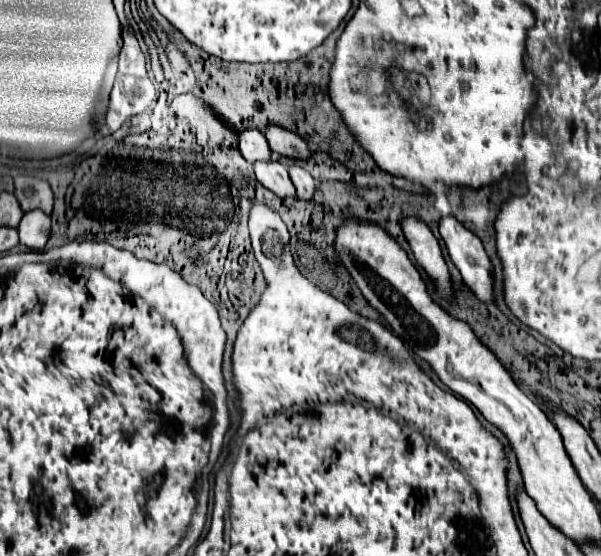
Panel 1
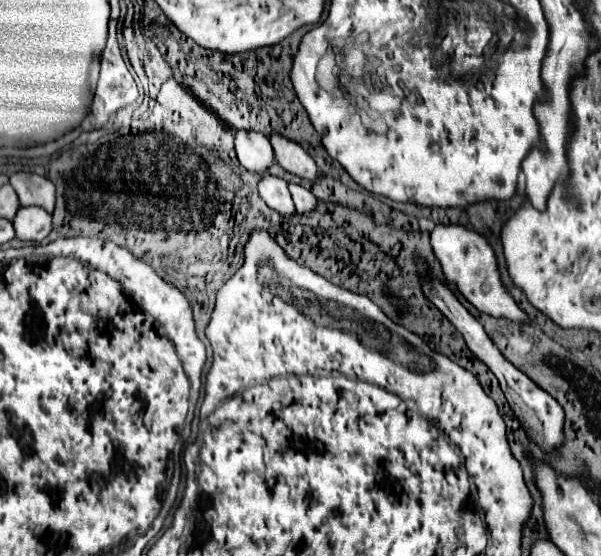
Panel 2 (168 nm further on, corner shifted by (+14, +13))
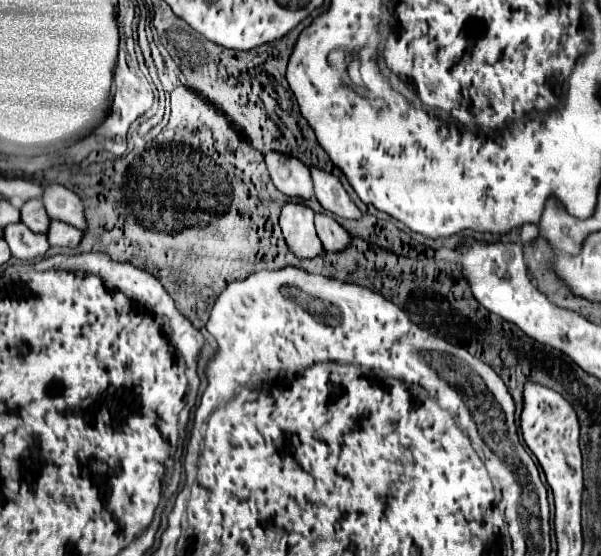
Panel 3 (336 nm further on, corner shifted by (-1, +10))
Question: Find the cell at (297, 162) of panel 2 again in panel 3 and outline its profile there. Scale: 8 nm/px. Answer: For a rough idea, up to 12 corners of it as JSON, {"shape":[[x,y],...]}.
{"shape":[[309,166],[315,196],[341,218],[361,218],[341,180]]}

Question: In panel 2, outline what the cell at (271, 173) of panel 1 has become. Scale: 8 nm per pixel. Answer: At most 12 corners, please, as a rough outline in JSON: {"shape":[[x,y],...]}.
{"shape":[[264,173],[260,197],[282,217],[296,213],[286,181]]}

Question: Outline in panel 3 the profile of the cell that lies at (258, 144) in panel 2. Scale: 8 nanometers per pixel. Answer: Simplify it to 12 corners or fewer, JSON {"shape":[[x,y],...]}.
{"shape":[[267,152],[273,184],[287,196],[311,198],[309,168],[293,156]]}

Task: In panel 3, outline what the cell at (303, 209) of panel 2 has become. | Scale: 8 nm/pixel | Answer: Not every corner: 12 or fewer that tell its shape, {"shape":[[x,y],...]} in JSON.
{"shape":[[315,214],[319,240],[329,252],[345,248],[349,232],[327,214]]}

